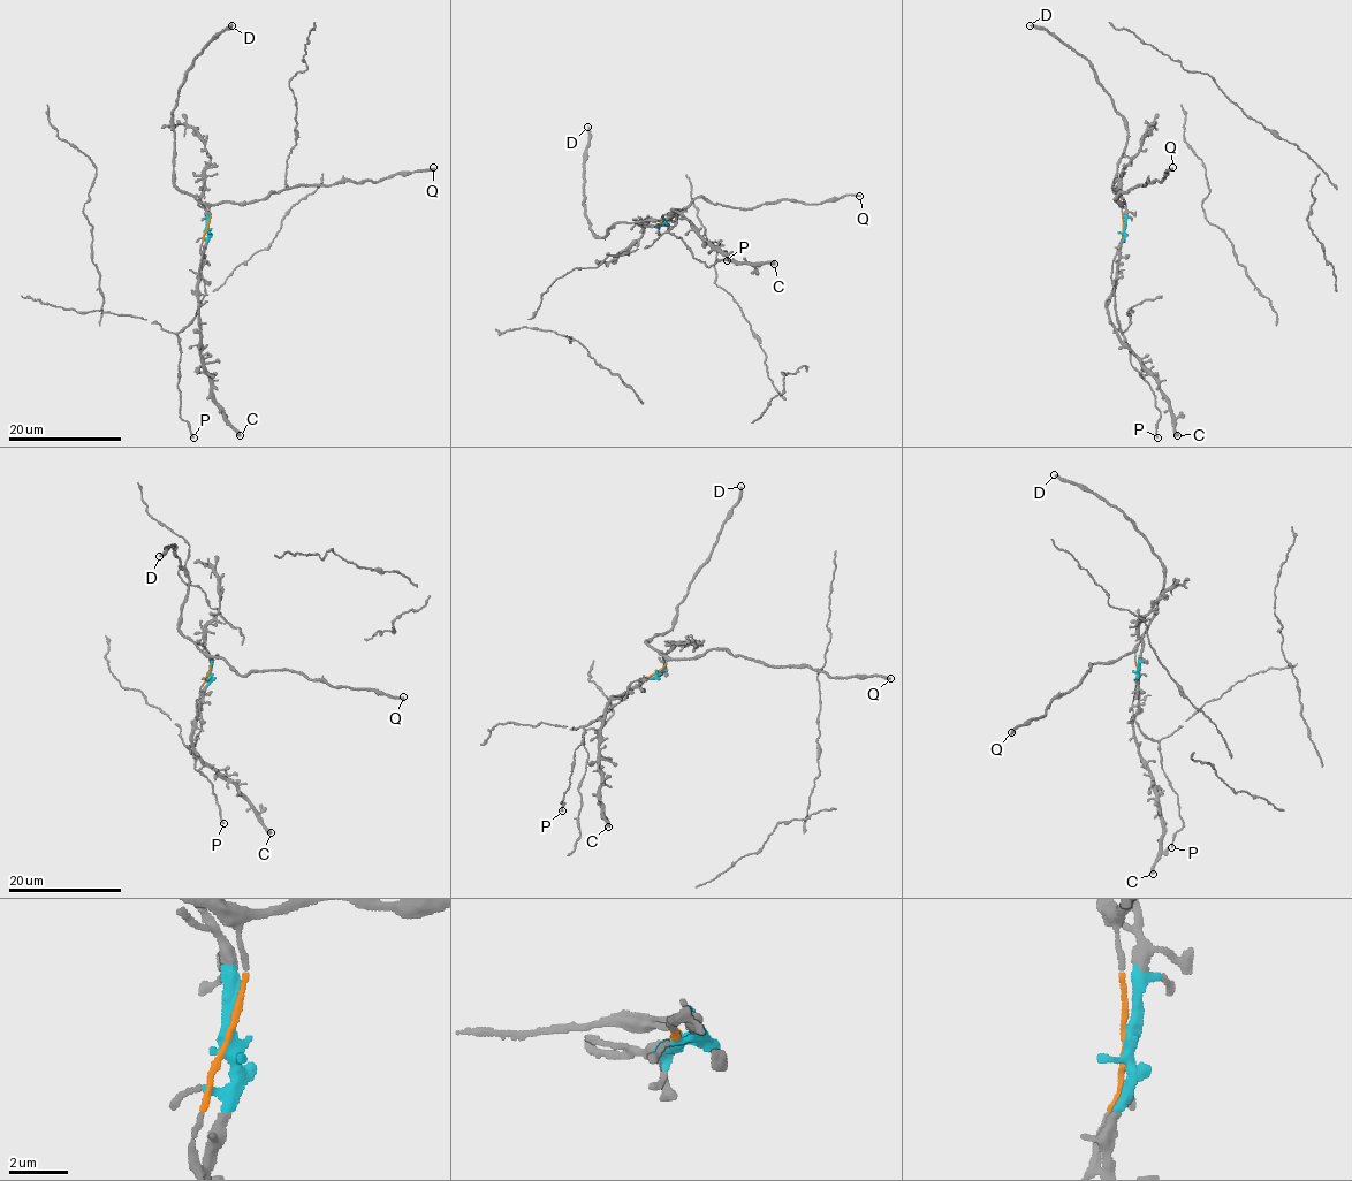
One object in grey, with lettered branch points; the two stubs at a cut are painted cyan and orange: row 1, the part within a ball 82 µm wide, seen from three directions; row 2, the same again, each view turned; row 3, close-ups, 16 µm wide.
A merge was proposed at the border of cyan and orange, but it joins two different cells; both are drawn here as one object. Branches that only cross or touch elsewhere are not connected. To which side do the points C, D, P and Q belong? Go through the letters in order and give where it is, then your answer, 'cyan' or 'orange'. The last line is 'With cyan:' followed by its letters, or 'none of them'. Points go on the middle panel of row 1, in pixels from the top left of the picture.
C: at (774, 264); cyan
D: at (587, 127); orange
P: at (727, 260); orange
Q: at (859, 196); orange
With cyan: C

